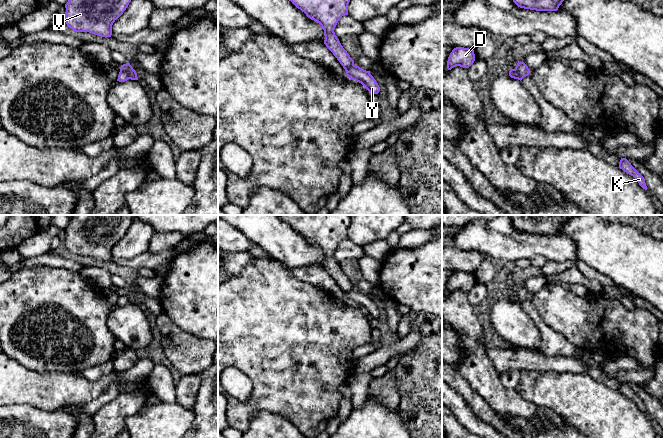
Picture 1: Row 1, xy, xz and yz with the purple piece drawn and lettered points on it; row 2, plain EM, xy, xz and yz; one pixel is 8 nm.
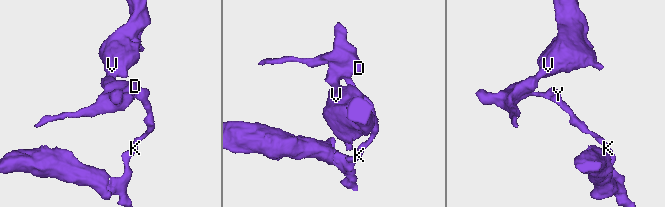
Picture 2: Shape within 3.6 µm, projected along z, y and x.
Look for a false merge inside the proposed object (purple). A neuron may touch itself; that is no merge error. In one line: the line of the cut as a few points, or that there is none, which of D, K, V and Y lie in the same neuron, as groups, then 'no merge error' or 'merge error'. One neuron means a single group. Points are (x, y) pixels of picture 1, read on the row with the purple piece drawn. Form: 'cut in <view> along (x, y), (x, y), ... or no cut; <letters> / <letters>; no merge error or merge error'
cut in xy along (120, 68), (129, 78); D V / K Y; merge error

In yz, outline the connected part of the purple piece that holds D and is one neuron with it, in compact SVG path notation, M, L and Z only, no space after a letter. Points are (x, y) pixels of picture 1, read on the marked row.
M456 47L452 50L448 57L447 69L451 70L456 66L469 68L475 61L475 54L473 49Z

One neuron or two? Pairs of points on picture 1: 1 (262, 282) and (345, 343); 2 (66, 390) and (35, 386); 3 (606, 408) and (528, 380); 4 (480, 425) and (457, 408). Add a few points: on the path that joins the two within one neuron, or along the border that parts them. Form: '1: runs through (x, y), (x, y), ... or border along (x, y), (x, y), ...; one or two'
1: runs through (283, 303), (314, 334), (324, 334); one
2: runs through (58, 390), (43, 390); one
3: runs through (587, 404), (572, 396), (547, 389); one
4: runs through (474, 423), (463, 413); one

